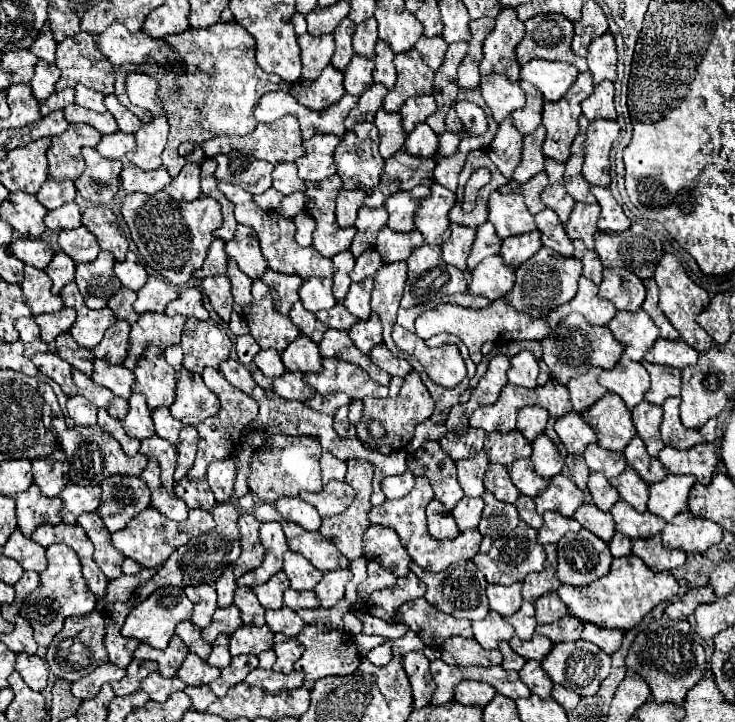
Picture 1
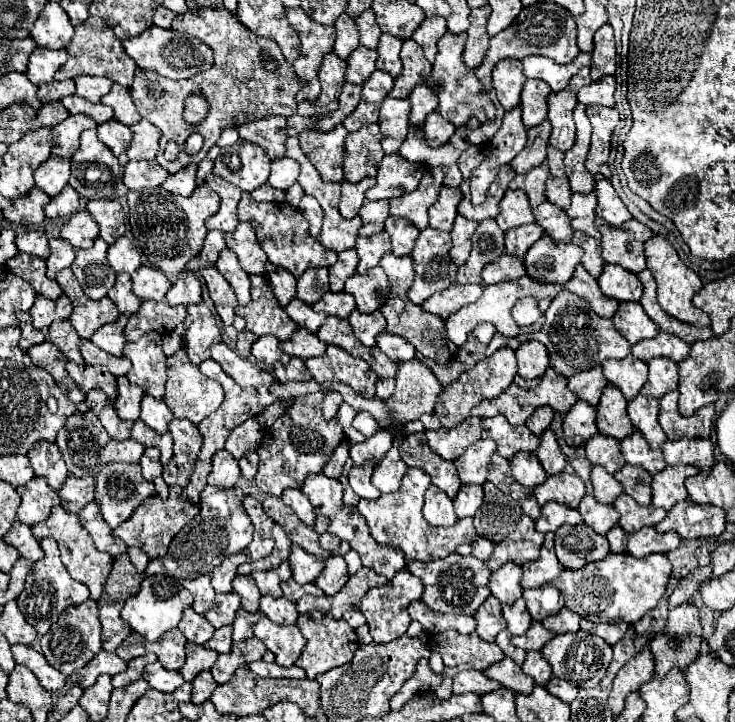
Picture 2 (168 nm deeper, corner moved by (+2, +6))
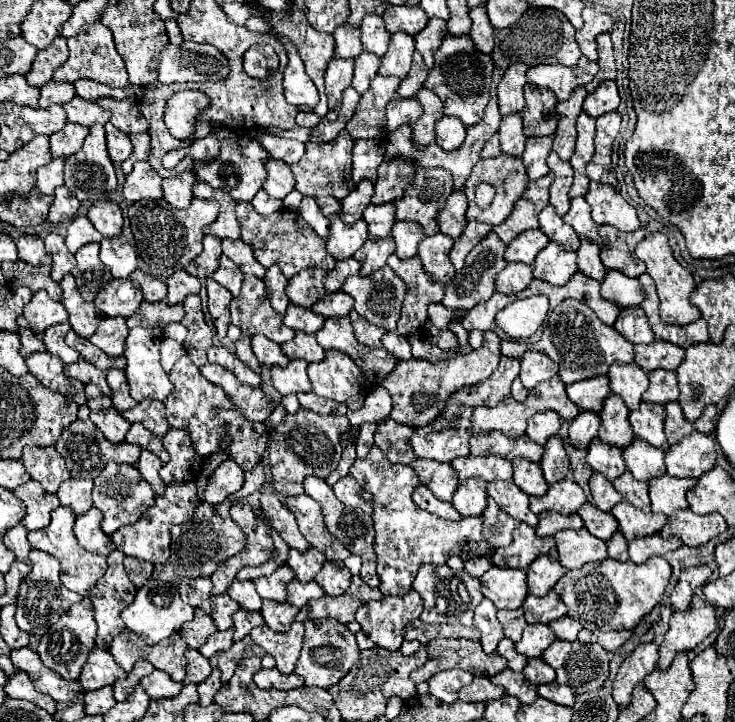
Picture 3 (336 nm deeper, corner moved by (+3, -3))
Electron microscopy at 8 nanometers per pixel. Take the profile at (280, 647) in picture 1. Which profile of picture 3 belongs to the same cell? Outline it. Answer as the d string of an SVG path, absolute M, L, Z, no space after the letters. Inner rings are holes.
M295 622L289 632L279 634L273 632L267 624L253 628L251 638L257 646L261 646L265 652L269 652L277 660L277 670L281 674L291 674L303 646L303 624Z

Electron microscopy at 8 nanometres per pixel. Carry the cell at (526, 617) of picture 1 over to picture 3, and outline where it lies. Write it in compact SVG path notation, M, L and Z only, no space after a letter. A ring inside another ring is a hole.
M517 608L517 610L499 610L497 618L499 618L501 626L503 626L505 636L509 640L513 640L513 642L519 642L521 634L523 634L523 628L527 626L527 622L523 618L523 608Z

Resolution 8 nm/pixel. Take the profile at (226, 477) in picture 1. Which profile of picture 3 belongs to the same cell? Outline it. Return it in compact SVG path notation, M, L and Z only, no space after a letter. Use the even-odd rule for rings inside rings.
M225 460L211 474L203 500L211 504L221 504L227 496L235 494L241 486L243 486L243 470L237 466L235 460Z

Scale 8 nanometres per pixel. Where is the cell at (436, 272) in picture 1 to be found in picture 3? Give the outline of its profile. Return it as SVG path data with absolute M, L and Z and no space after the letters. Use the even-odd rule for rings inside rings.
M437 232L435 236L423 238L419 242L417 254L423 262L425 274L429 274L433 282L439 282L443 286L447 286L455 276L455 268L453 268L453 262L449 258L451 246L453 246L453 240L441 232Z

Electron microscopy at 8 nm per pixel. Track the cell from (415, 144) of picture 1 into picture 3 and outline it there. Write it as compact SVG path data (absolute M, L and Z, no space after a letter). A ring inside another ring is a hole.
M443 116L437 124L435 124L435 132L437 132L437 138L435 142L445 150L457 150L463 140L465 140L465 126L457 120L457 118L451 118L451 116Z

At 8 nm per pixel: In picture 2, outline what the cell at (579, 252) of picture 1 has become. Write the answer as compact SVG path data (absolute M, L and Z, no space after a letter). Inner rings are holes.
M574 231L572 243L584 249L584 255L582 255L584 269L592 277L598 277L602 273L602 267L604 267L604 259L600 255L600 243L596 239L590 239L588 235L582 235L582 231Z

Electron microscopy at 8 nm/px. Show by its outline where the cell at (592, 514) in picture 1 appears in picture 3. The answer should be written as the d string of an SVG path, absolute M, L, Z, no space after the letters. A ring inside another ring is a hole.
M583 504L579 510L577 510L577 514L583 518L583 522L585 522L585 528L593 534L593 536L597 536L597 538L601 538L601 540L609 540L615 532L617 532L617 520L609 514L609 512L603 512L603 510L599 510L595 504Z

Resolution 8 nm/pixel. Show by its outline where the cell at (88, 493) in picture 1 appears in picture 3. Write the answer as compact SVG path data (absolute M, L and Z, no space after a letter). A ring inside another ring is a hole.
M71 478L57 490L57 498L61 506L69 506L75 514L85 514L91 504L91 492L93 492L93 480L77 480Z

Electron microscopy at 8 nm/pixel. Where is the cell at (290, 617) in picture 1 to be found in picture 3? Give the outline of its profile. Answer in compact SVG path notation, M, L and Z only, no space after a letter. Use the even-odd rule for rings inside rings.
M263 600L263 608L261 608L261 616L265 618L265 624L275 632L287 632L297 612L299 608L293 608L289 602L279 604L273 600Z

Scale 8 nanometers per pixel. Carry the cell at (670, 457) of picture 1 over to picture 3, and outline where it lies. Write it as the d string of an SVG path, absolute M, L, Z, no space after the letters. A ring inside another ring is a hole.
M705 434L685 436L679 444L673 444L665 454L667 474L675 478L701 478L715 468L715 444Z

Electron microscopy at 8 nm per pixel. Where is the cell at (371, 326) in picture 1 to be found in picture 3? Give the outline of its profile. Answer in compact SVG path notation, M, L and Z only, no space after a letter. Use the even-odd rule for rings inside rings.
M355 310L349 314L351 318L351 324L353 324L353 330L355 330L355 336L357 340L367 346L367 348L379 348L381 346L381 338L385 334L385 328L377 328L373 324L369 324L363 316L359 316Z

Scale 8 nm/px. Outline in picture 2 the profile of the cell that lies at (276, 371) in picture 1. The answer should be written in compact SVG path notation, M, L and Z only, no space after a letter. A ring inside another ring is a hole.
M264 335L264 337L260 337L260 339L252 345L252 355L254 355L258 361L266 363L266 365L274 365L276 361L286 363L286 359L290 359L290 357L286 357L286 353L280 351L278 345L280 345L280 341L278 341L274 335Z

